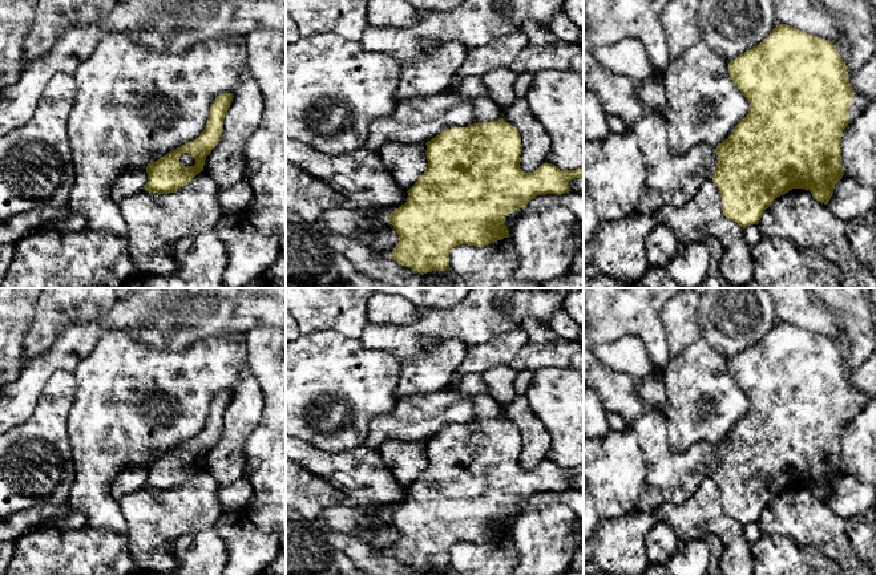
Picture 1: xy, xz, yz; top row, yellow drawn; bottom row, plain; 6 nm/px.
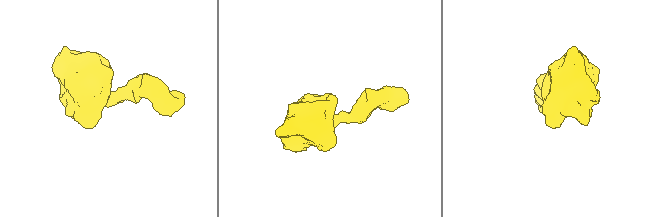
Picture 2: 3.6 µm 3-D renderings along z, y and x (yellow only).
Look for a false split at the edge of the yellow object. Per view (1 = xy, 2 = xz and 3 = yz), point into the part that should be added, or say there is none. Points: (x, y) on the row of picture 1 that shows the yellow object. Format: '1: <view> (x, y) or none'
1: xy (186, 160)
2: xz (484, 110)
3: yz (671, 179)

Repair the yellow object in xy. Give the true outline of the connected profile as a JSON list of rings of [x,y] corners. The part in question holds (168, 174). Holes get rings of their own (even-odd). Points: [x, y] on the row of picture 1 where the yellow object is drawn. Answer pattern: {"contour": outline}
{"contour": [[[222,93],[213,101],[206,127],[197,139],[148,163],[148,182],[144,190],[158,194],[174,193],[203,171],[206,157],[219,142],[233,97],[233,93]]]}

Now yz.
{"contour": [[[778,24],[755,48],[739,54],[728,64],[732,82],[750,102],[748,114],[738,122],[731,135],[716,147],[699,143],[683,155],[670,151],[666,121],[661,114],[647,114],[629,130],[635,135],[642,151],[647,178],[637,211],[651,214],[662,206],[681,207],[689,202],[706,181],[712,181],[722,197],[722,210],[727,219],[746,228],[758,224],[771,202],[792,189],[810,190],[816,201],[827,205],[835,185],[843,178],[840,139],[849,122],[865,109],[869,98],[853,90],[847,65],[836,45],[829,40]]]}

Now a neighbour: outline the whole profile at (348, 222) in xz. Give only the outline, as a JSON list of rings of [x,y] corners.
[[[348,206],[323,214],[314,224],[319,232],[332,232],[351,239],[358,239],[362,230],[371,227],[376,231],[374,247],[387,258],[391,258],[399,243],[399,235],[389,222],[379,219],[371,211],[355,210]]]

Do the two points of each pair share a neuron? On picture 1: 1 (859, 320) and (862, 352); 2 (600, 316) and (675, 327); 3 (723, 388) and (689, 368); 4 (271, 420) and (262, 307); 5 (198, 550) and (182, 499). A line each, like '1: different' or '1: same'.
1: same
2: different
3: same
4: different
5: different

